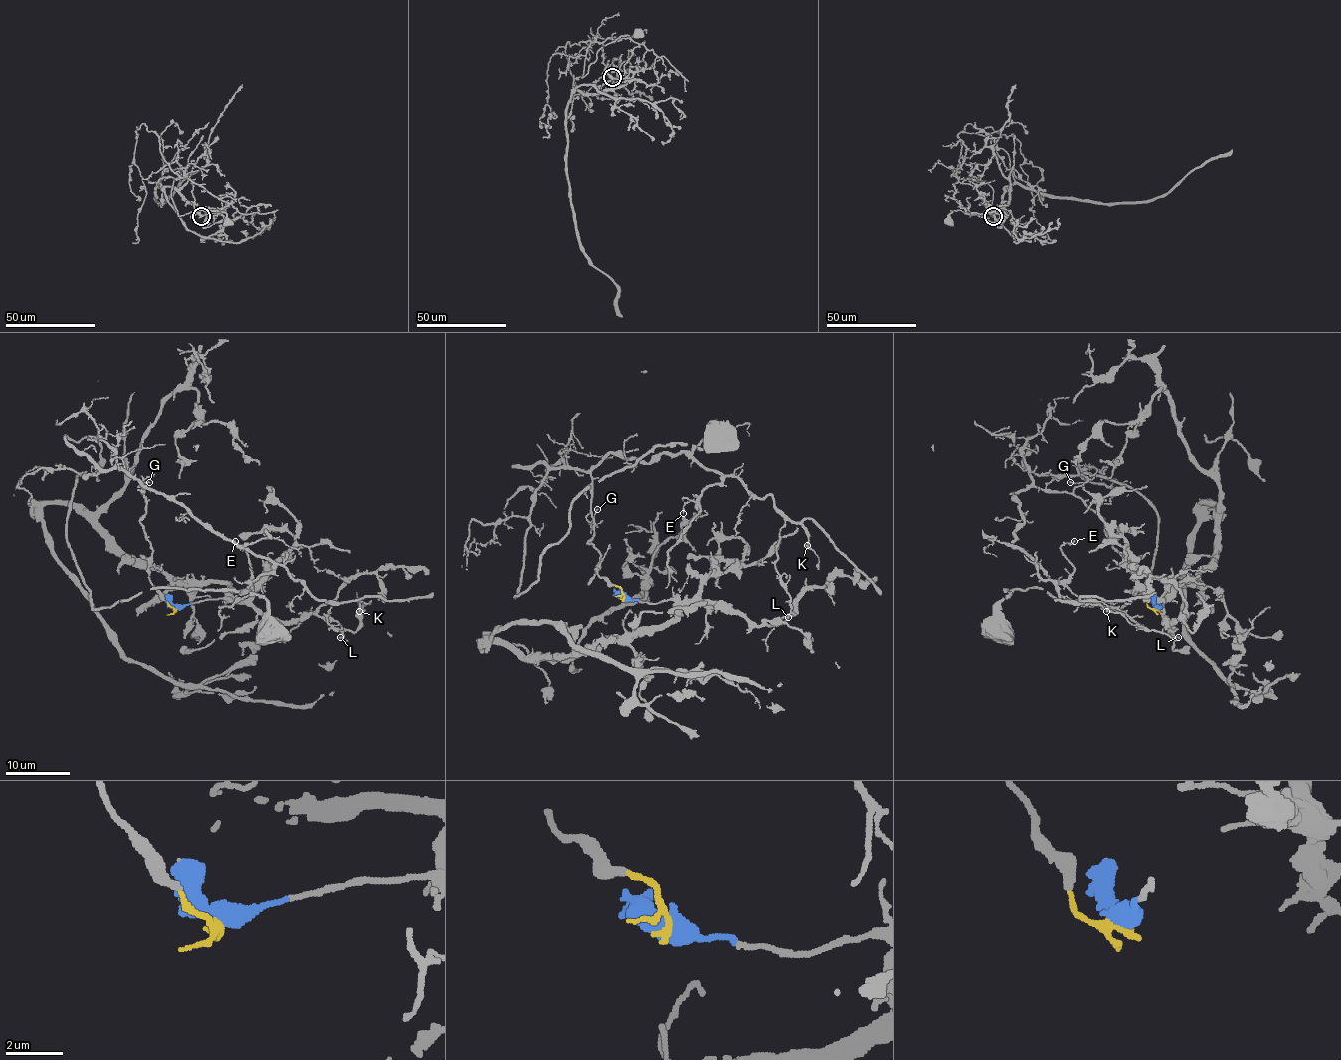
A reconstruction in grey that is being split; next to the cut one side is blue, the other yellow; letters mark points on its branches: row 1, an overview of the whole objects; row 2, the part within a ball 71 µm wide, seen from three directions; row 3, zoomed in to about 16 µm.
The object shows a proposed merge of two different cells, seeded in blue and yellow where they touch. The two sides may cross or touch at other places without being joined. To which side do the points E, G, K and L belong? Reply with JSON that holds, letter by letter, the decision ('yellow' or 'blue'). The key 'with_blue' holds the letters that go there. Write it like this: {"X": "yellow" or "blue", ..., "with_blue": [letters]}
{"E": "yellow", "G": "yellow", "K": "yellow", "L": "yellow", "with_blue": []}

